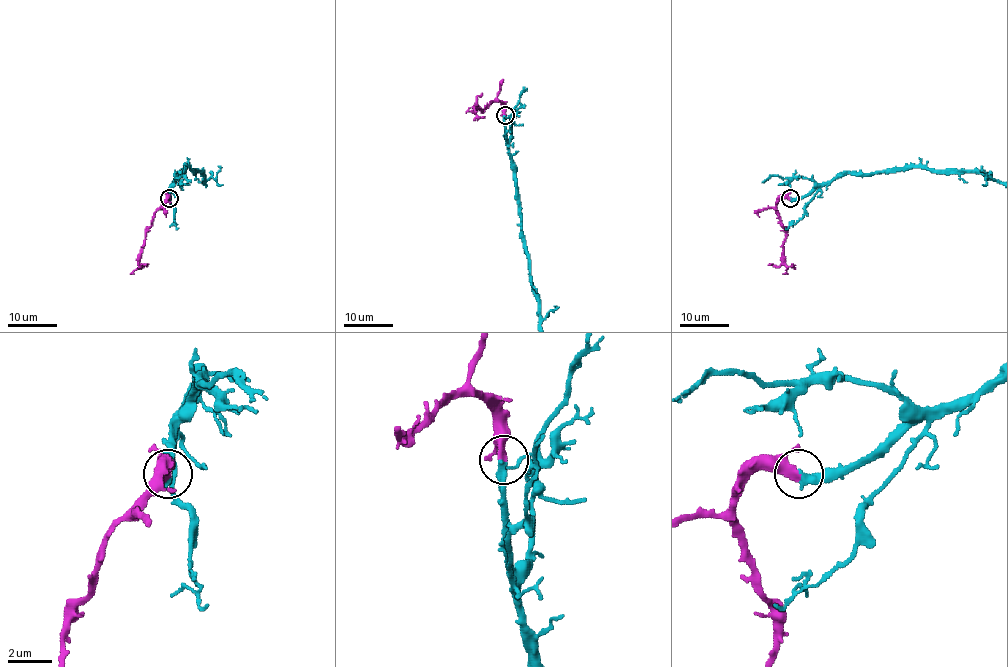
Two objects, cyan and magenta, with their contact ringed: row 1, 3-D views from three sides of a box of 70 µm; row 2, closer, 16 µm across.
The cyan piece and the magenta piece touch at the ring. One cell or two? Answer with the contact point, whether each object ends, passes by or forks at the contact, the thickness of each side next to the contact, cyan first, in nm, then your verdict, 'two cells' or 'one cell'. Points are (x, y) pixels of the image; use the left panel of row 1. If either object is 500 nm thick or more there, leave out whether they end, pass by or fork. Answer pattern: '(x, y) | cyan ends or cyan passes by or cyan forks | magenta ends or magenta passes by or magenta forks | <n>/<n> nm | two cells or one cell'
(169, 198) | cyan ends | magenta passes by | 340/280 nm | one cell

